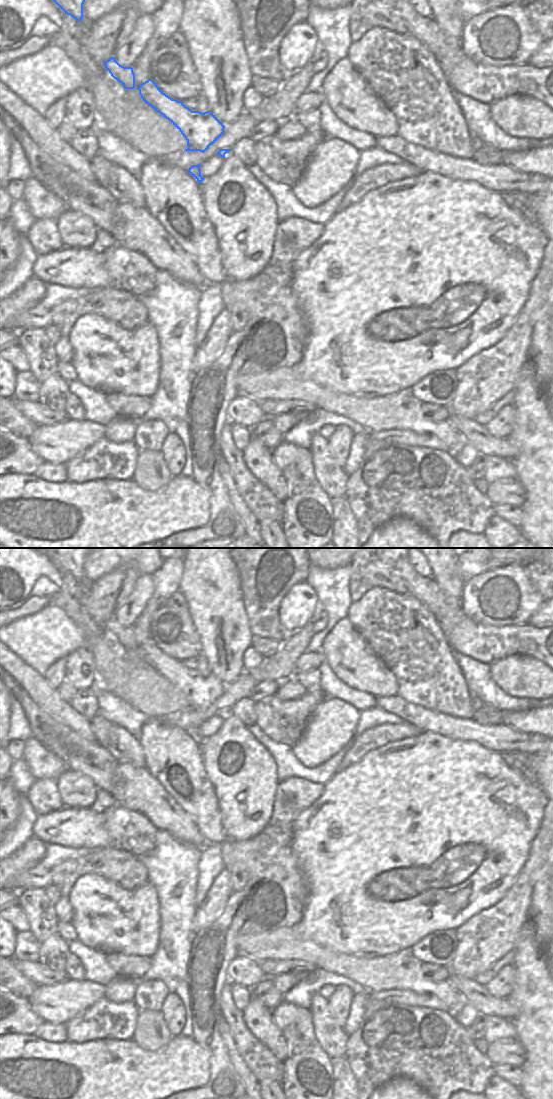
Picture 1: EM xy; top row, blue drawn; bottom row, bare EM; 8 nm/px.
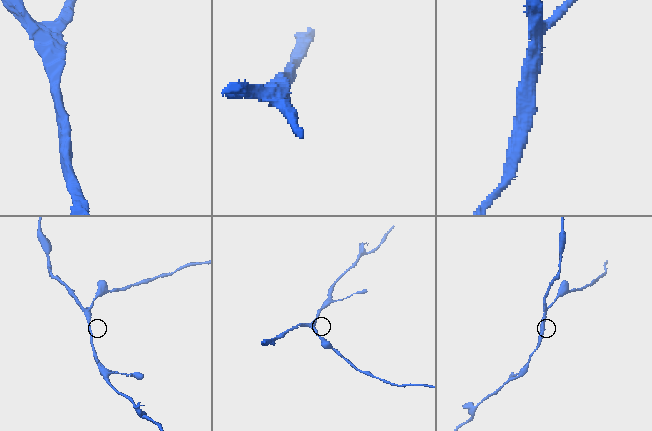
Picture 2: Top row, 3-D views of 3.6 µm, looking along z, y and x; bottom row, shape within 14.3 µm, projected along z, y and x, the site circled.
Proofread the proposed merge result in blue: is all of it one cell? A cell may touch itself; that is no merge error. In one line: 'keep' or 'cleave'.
keep

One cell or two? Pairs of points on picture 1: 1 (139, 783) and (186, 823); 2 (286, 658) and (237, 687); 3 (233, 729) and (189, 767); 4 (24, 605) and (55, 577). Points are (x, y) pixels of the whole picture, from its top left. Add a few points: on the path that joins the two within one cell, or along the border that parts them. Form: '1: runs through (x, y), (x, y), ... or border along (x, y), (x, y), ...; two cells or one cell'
1: runs through (151, 795), (174, 818); one cell
2: border along (243, 672), (249, 671), (250, 675), (257, 682); two cells
3: border along (199, 744), (202, 765), (208, 779); two cells
4: runs through (32, 597), (47, 582); one cell

